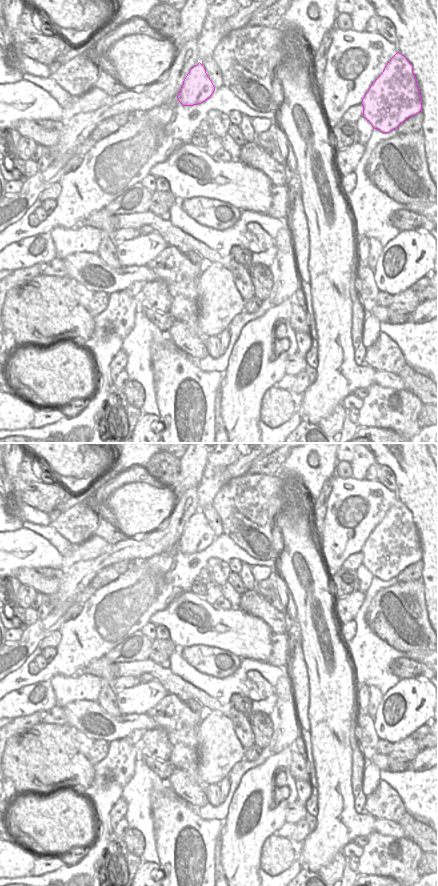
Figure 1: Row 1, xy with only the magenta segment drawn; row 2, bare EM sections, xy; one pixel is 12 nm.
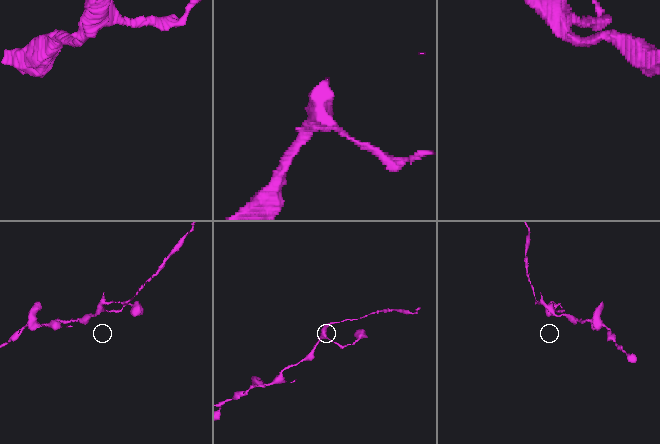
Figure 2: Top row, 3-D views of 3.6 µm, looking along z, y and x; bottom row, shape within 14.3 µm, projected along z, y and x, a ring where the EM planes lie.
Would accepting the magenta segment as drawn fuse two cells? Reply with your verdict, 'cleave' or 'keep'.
keep

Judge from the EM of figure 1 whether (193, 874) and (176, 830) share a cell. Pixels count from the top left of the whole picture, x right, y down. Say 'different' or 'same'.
same

